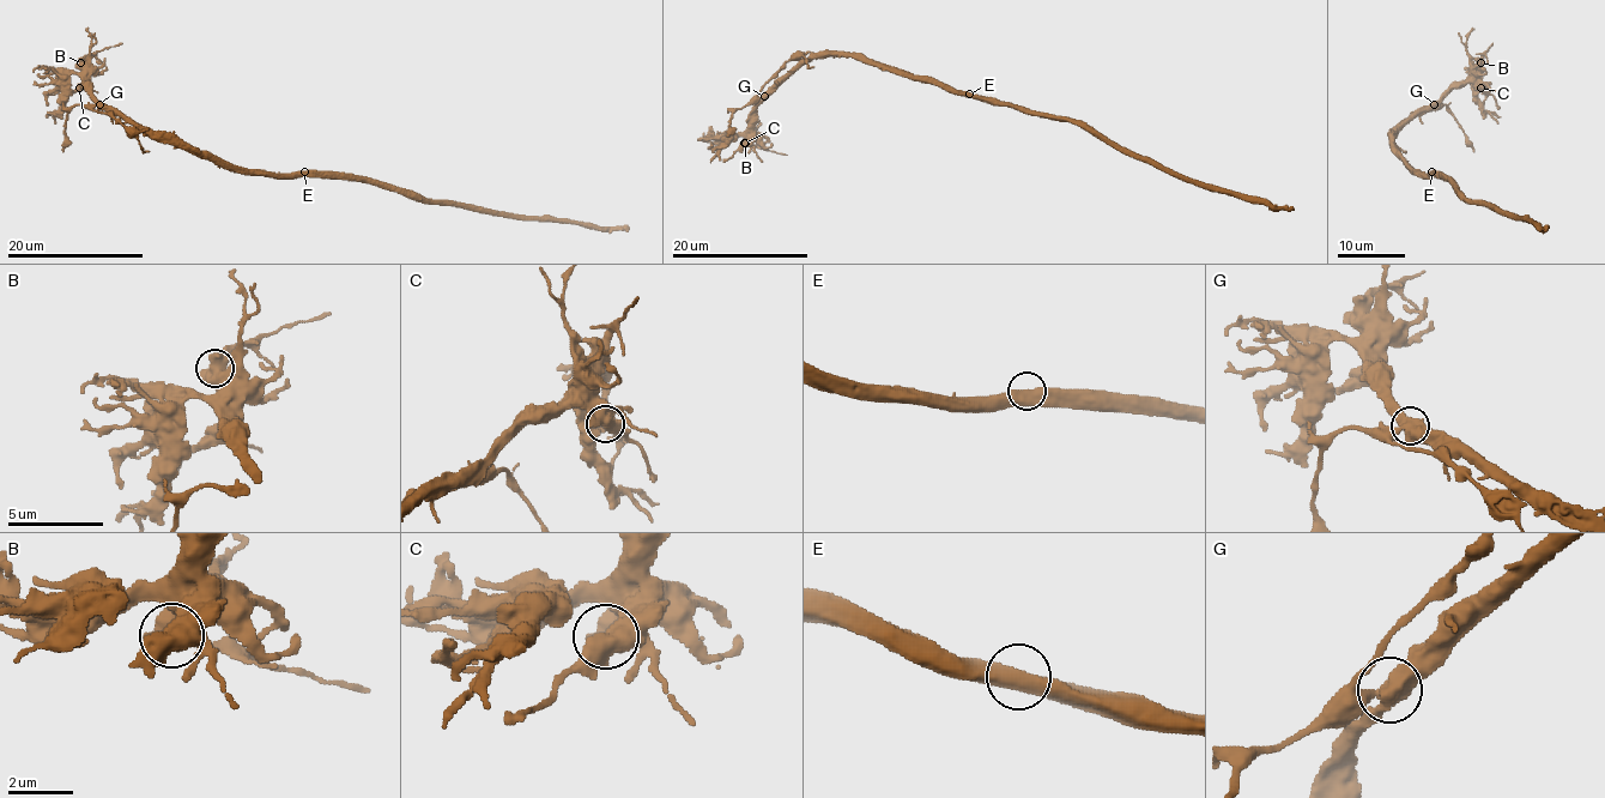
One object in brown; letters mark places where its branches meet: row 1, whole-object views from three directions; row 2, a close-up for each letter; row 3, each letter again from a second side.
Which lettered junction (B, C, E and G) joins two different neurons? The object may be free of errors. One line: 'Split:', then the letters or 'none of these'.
Split: G

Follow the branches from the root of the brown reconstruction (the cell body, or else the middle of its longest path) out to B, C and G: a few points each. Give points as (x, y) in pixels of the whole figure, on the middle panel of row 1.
B: (968, 96), (847, 55), (813, 55), (757, 106), (756, 118), (748, 126), (745, 143)
C: (968, 96), (847, 55), (813, 55), (757, 106), (751, 137), (744, 143)
G: (968, 96), (847, 55), (813, 55), (764, 96)

